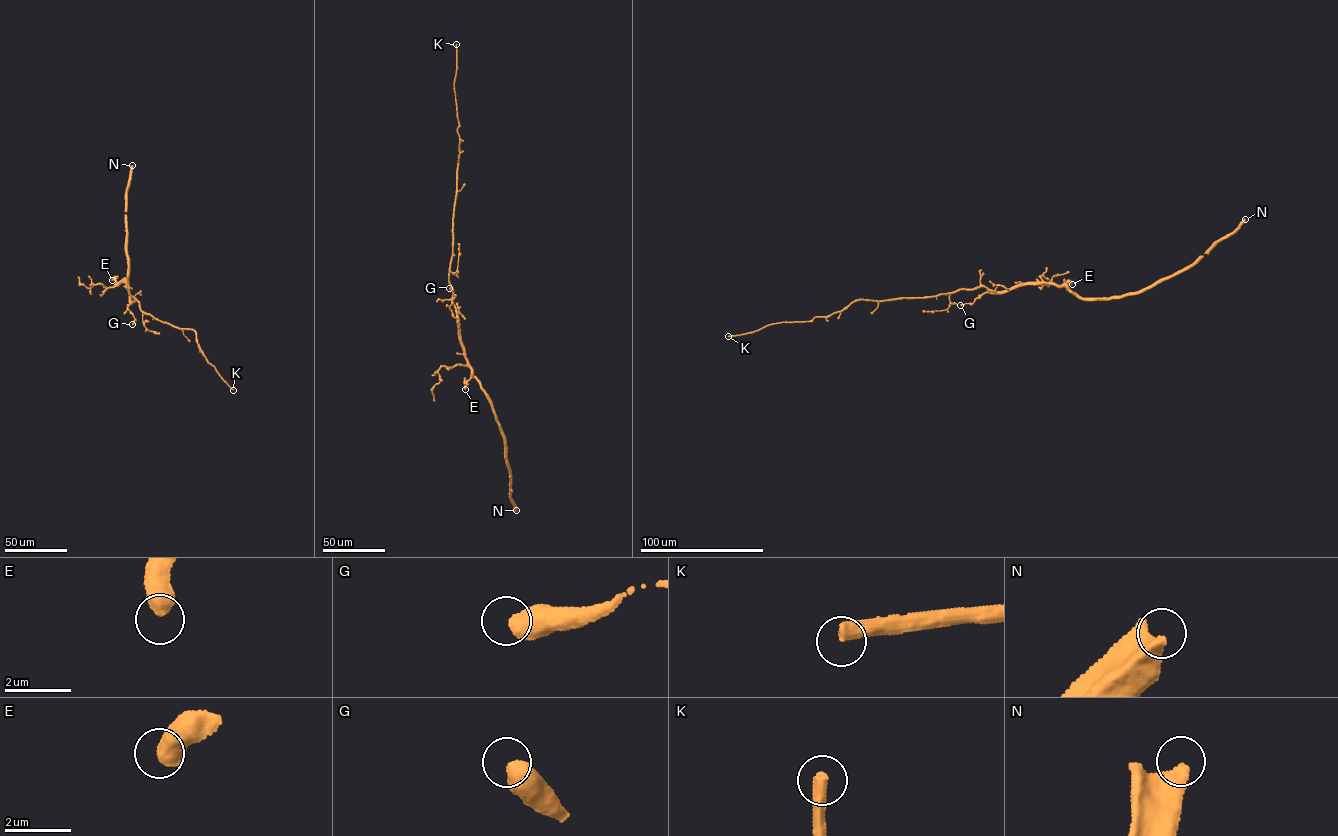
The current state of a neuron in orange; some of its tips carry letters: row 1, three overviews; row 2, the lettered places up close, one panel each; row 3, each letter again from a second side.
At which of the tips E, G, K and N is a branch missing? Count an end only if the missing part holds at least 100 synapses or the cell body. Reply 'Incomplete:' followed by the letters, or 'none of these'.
Incomplete: K

